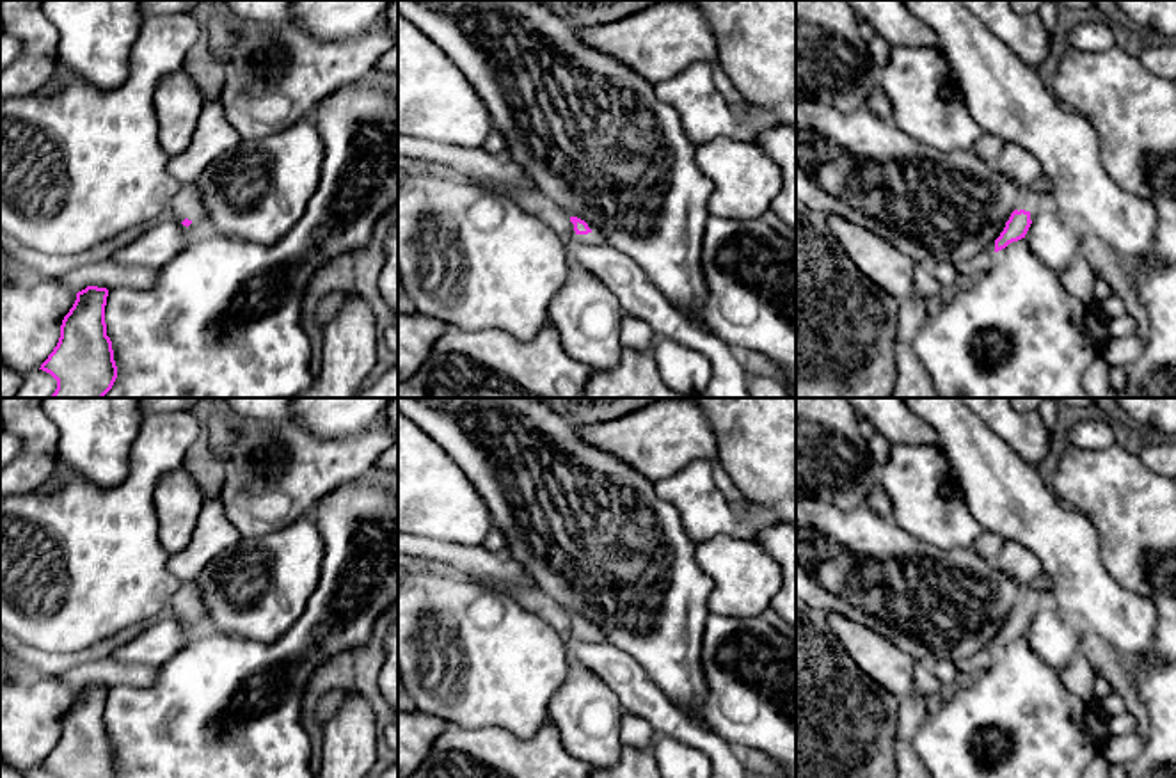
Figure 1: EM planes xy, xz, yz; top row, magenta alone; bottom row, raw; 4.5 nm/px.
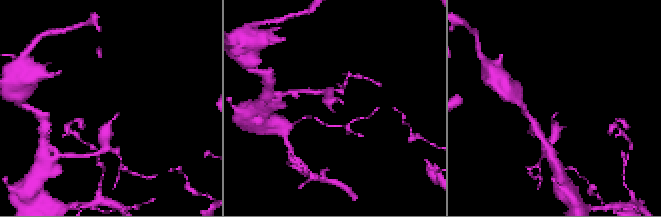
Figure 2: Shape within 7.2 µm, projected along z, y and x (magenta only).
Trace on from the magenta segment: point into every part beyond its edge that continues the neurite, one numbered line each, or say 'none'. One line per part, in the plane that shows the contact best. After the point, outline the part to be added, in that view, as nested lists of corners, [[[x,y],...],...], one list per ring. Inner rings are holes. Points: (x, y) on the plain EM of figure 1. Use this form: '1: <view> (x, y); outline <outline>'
1: xz (595, 635); outline [[[570,620],[570,632],[567,634],[568,641],[572,641],[572,643],[602,643],[604,641],[602,631],[592,622],[588,622],[588,625],[592,627],[588,632],[577,632],[574,629],[574,622]]]

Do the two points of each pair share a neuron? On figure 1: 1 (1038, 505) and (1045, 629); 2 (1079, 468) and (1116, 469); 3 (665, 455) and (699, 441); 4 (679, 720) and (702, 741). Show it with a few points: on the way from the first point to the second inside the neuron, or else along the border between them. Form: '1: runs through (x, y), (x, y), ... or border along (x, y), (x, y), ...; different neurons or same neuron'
1: border along (1054, 606), (1061, 613); different neurons
2: runs through (1088, 469), (1107, 469); same neuron
3: runs through (674, 446), (679, 441), (690, 441); same neuron
4: runs through (684, 725), (697, 736); same neuron

